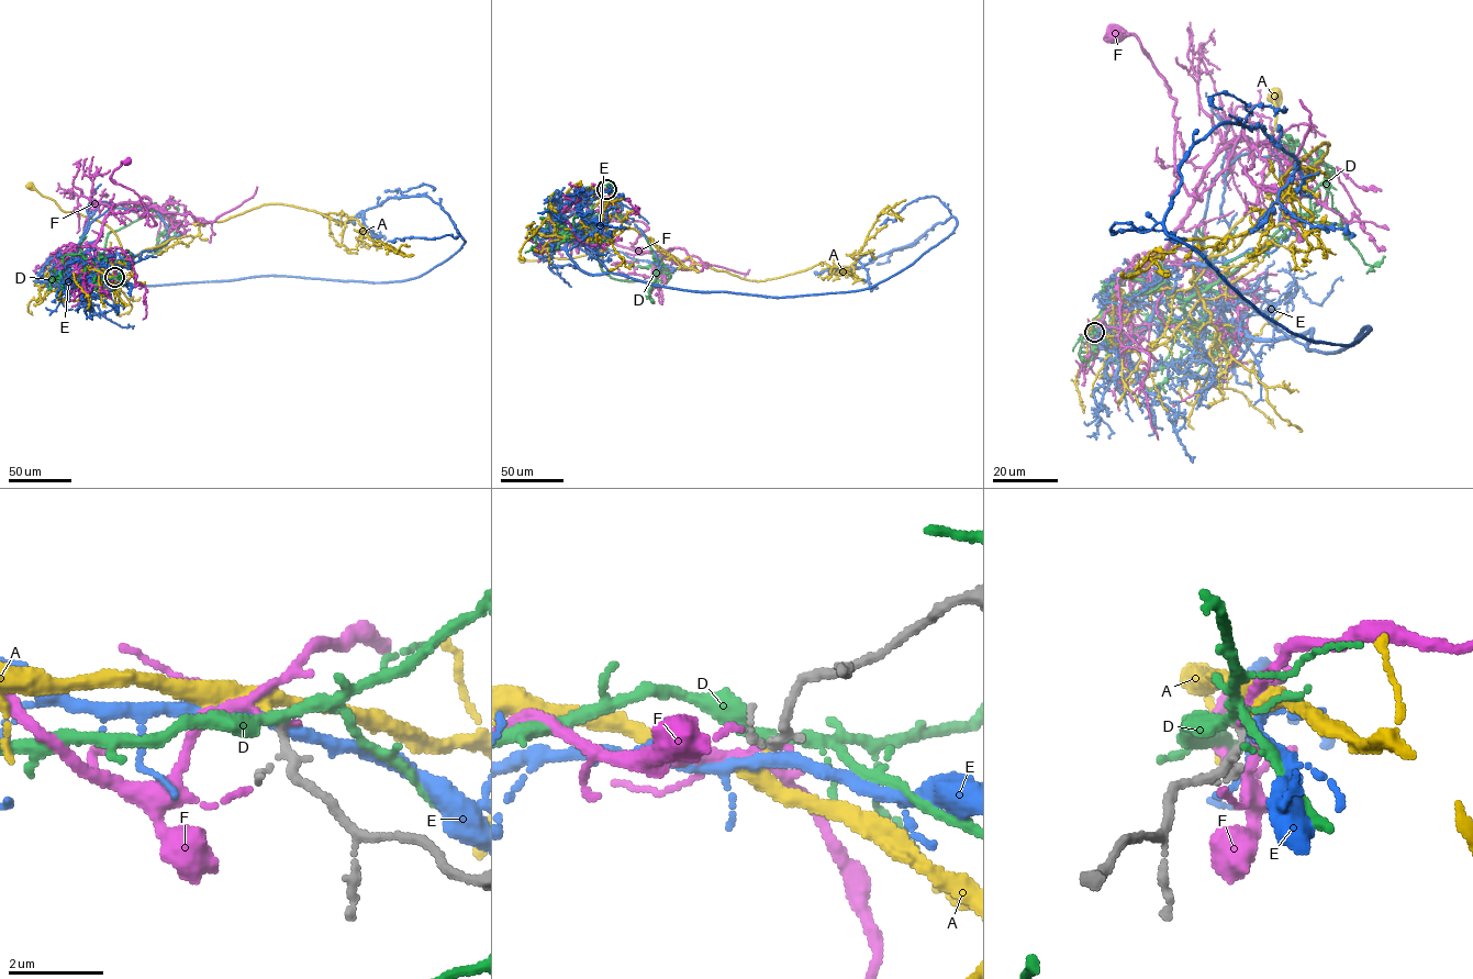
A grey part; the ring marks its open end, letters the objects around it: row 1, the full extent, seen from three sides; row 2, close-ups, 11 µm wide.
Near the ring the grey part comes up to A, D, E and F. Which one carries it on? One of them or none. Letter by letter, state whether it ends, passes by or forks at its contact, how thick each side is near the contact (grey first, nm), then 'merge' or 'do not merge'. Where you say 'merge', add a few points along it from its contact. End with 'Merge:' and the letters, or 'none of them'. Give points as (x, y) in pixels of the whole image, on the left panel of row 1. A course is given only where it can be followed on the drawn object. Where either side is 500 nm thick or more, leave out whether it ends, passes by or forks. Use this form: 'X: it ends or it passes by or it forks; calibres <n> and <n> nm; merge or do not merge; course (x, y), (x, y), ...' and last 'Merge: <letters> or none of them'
A: it passes by; calibres 110 and 200 nm; merge; course (114, 277), (120, 279), (111, 285), (114, 266), (124, 257), (111, 229), (99, 221), (64, 211), (30, 185)
D: it passes by; calibres 110 and 280 nm; do not merge
E: it passes by; calibres 130 and 280 nm; do not merge
F: it passes by; calibres 110 and 100 nm; do not merge
Merge: A

